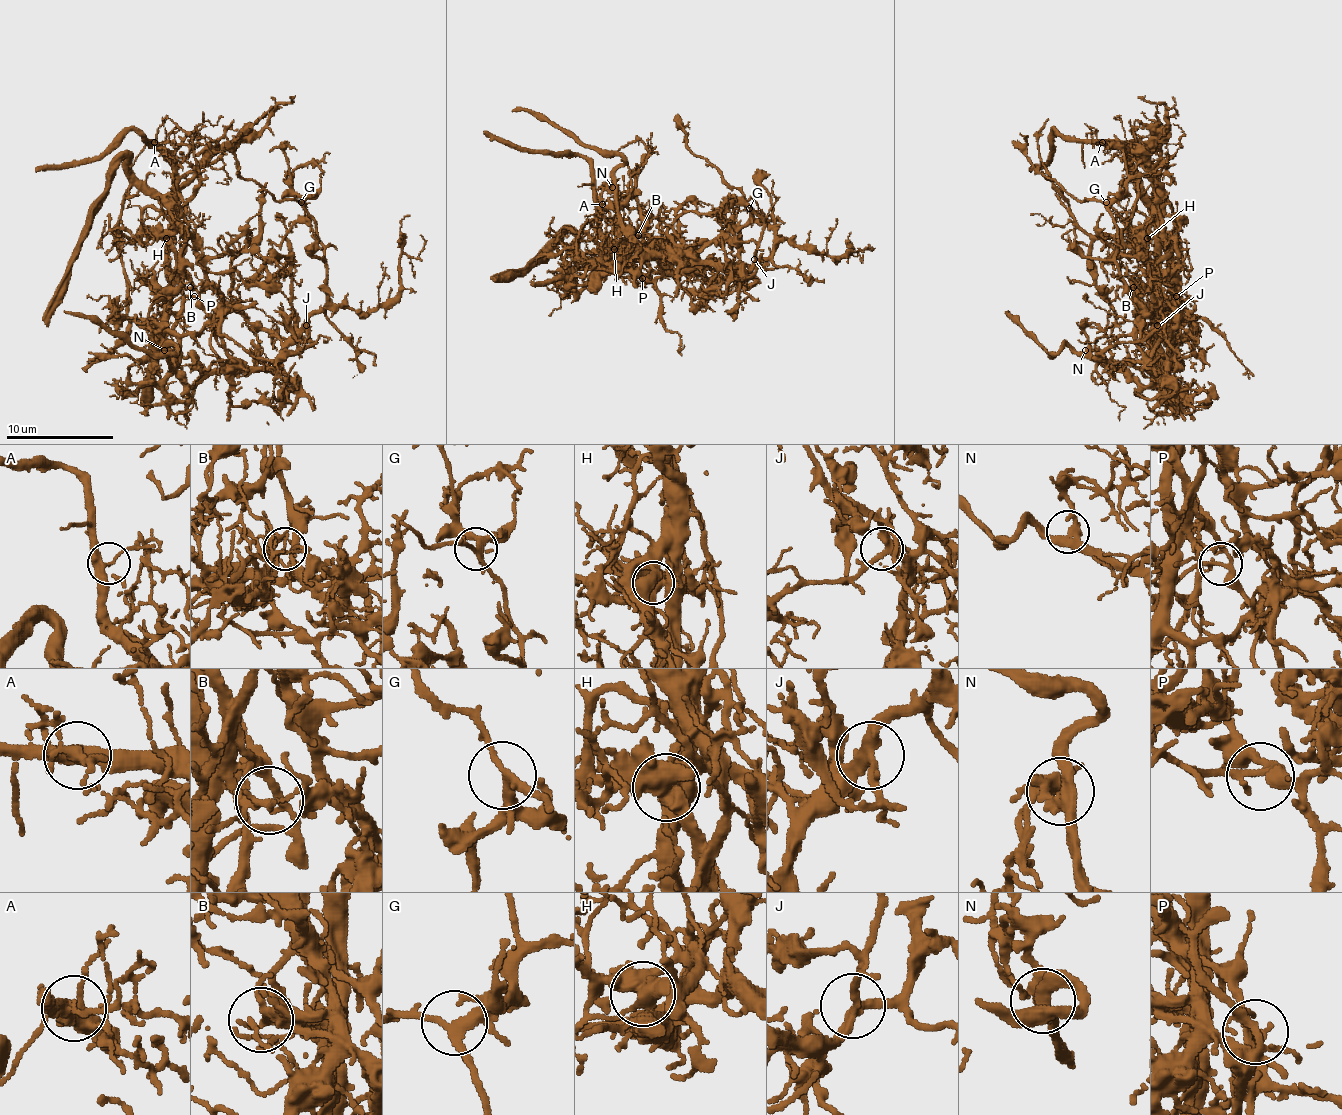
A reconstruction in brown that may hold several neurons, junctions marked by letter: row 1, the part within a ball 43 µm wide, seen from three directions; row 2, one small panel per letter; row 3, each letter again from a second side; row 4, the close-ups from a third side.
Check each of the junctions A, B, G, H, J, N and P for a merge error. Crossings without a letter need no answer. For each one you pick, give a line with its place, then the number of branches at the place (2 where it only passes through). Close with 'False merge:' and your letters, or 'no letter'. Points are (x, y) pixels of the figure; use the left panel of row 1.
A: Place: (154, 142). Branches: 3
B: Place: (190, 287). Branches: 2
H: Place: (166, 238). Branches: 6
False merge: A, B, H

